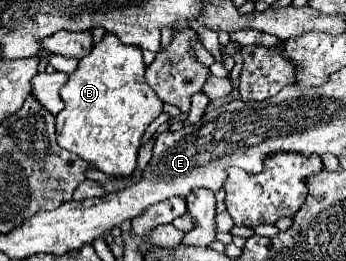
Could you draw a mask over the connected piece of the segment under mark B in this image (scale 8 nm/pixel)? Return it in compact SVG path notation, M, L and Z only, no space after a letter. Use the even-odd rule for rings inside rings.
M105 32L103 40L97 42L91 52L79 60L75 72L69 74L65 86L61 88L61 100L65 108L55 116L57 144L79 158L93 162L101 172L109 176L129 176L135 170L137 150L145 128L163 112L163 102L153 92L145 80L145 62L139 46L123 44L115 34Z

